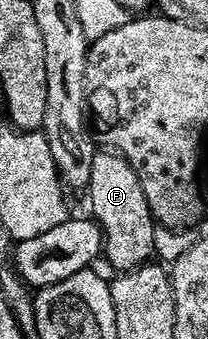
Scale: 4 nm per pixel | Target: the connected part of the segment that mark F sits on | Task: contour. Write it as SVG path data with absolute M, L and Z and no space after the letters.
M101 148L94 153L88 194L88 213L101 228L104 261L109 261L117 272L134 270L136 266L146 265L155 254L155 219L147 204L147 196L143 196L143 186L139 184L137 173L125 155L109 148Z

